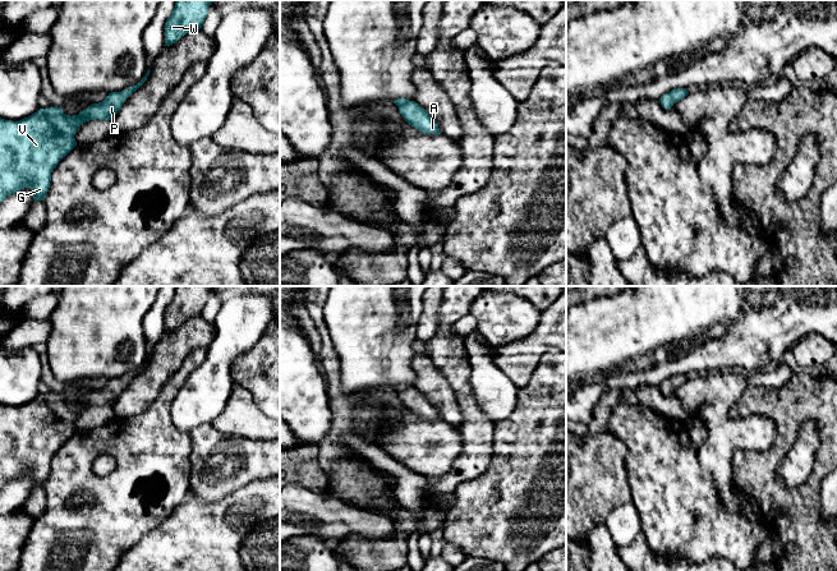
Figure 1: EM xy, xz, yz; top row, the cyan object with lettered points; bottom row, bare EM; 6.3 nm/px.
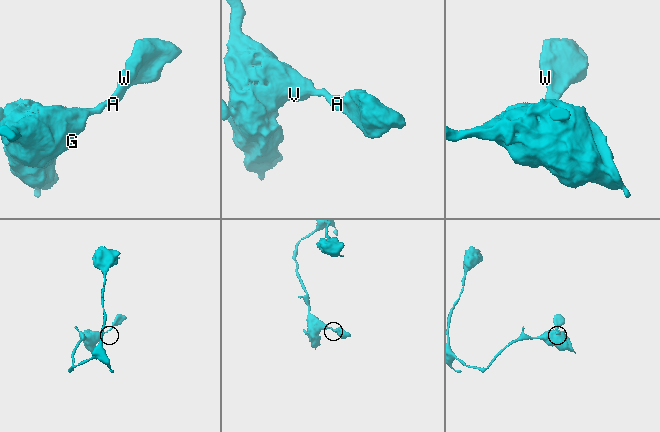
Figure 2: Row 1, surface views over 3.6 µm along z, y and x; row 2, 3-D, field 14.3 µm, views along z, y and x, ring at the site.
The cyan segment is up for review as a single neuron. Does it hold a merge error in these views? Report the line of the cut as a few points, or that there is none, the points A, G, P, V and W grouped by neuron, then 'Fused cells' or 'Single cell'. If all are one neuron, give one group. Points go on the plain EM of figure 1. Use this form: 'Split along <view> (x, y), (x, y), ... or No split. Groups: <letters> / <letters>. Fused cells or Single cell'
No split. Groups: A G P V W. Single cell

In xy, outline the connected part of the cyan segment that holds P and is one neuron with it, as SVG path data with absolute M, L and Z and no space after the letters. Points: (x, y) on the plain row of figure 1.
M150 355L142 367L121 378L111 378L98 390L92 390L78 401L66 401L61 392L40 395L37 399L19 407L5 406L0 404L0 489L20 475L29 474L33 479L33 485L45 487L51 459L75 432L75 419L79 413L89 406L112 406L118 397L124 391L124 387L135 378L150 362Z

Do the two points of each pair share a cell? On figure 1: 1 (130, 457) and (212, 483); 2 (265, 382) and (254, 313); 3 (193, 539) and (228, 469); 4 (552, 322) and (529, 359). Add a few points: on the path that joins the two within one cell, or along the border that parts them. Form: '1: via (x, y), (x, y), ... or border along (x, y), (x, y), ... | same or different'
1: border along (191, 446), (189, 492) | different
2: border along (266, 327), (262, 336), (235, 359) | different
3: border along (239, 488), (216, 501), (202, 501), (191, 493) | different
4: via (550, 331), (530, 350) | same

